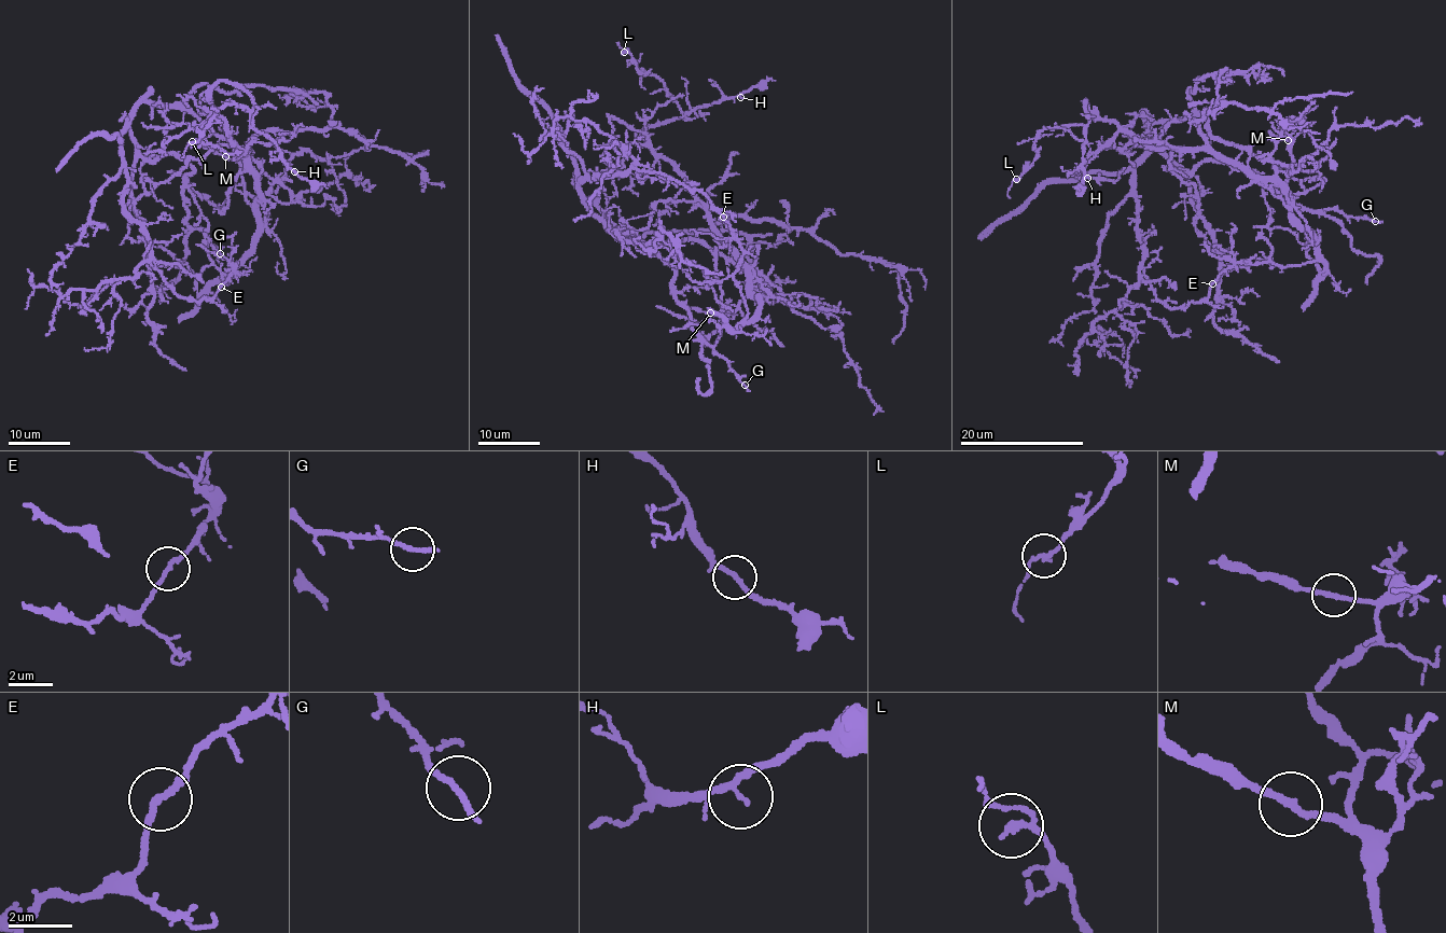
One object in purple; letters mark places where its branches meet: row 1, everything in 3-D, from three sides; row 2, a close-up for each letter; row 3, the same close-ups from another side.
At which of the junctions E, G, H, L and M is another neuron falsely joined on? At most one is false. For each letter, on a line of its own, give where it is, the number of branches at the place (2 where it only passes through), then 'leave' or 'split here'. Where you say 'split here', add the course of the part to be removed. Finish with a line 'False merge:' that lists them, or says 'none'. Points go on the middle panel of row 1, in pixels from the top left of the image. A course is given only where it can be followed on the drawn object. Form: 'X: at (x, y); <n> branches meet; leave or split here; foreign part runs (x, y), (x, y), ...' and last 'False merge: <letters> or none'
E: at (723, 217); 2 branches meet; split here; foreign part runs (723, 217), (659, 171), (578, 184), (633, 238), (704, 242), (763, 275), (839, 335), (874, 415)
G: at (745, 385); 2 branches meet; leave
H: at (740, 97); 2 branches meet; leave
L: at (624, 52); 2 branches meet; leave
M: at (710, 312); 2 branches meet; leave
False merge: E

